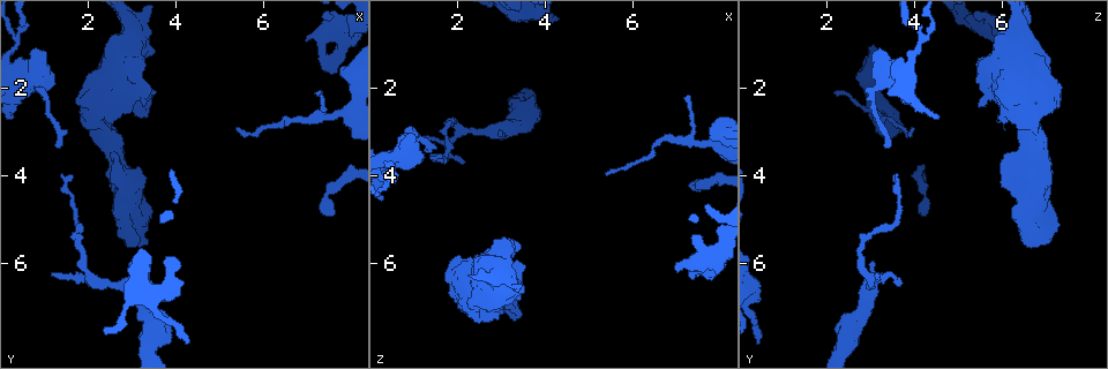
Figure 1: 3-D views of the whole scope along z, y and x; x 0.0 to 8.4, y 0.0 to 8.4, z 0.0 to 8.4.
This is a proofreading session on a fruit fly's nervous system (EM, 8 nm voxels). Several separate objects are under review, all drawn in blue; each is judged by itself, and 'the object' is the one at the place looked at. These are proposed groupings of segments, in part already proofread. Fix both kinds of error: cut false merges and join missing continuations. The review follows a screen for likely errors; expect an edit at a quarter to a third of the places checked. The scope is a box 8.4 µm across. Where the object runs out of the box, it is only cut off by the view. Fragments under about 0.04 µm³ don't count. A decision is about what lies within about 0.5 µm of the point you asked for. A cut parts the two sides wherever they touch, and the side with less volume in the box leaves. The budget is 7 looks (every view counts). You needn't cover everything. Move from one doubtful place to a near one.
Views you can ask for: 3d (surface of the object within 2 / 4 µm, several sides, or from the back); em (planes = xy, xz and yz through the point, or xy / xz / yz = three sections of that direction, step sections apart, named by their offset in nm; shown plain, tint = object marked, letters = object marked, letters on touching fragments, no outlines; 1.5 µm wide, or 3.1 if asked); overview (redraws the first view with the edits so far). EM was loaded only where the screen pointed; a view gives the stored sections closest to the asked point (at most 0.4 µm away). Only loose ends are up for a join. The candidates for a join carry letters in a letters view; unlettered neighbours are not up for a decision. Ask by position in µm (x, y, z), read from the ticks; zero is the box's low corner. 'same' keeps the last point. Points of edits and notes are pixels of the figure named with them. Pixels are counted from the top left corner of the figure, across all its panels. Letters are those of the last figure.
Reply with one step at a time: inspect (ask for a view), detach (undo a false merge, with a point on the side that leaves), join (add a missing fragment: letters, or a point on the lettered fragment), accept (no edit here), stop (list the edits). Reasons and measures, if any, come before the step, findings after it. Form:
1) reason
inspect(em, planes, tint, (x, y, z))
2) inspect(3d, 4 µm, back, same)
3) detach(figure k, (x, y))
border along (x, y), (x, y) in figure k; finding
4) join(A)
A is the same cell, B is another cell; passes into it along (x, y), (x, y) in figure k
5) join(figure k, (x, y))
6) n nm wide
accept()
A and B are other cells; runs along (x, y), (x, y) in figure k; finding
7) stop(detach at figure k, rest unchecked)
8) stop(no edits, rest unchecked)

an open end
inspect(em, planes, letters, (5.40, 2.95, 4.05))

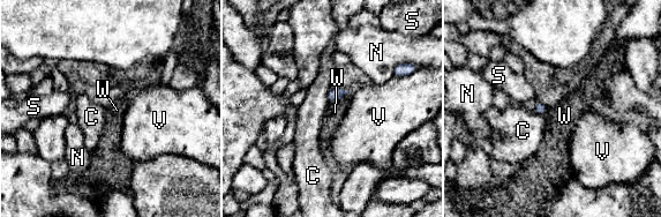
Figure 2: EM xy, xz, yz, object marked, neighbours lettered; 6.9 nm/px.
70 nm wide; W touches over 150 nm
accept()
C, N, S, V and W are other cells; none of them fits

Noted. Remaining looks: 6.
branch stops here
inspect(3d, 4 µm, (3.20, 2.35, 5.55))

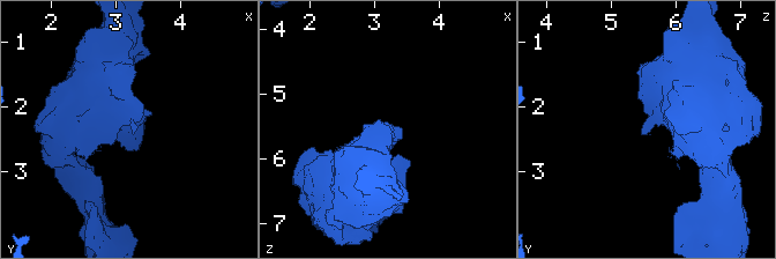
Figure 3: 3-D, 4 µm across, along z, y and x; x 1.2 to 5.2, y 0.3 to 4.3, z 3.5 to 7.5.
need the tissue
inspect(em, planes, plain, (3.25, 2.45, 5.50))

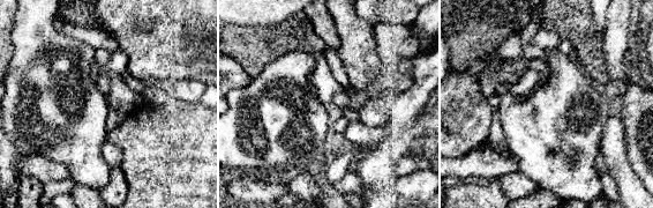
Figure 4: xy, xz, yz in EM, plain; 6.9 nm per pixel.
inspect(em, planes, letters, same)

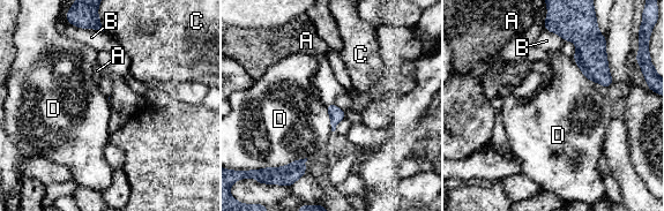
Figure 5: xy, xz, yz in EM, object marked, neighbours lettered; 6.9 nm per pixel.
accept()
A, B, C and D are other cells; no lettered fragment goes on from it

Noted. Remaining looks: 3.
branch stops here
inspect(3d, 2 µm, (6.95, 0.85, 6.05))

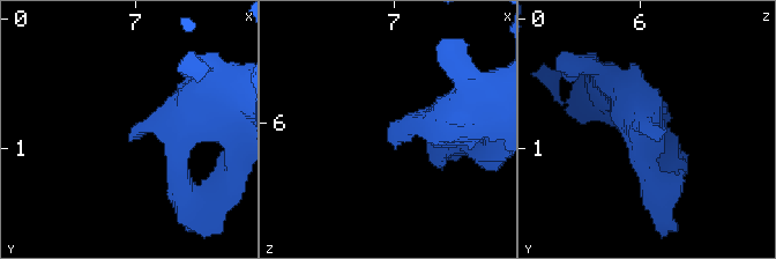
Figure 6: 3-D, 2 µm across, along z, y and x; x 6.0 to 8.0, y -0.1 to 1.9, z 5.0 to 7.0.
now the EM
inspect(em, xz, step 8, letters, (6.92, 0.88, 6.08))

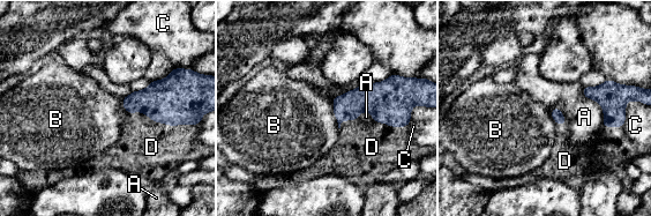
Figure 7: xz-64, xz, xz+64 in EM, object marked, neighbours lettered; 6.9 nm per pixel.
inspect(em, planes, letters, same)

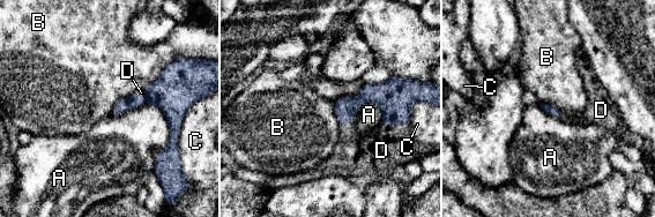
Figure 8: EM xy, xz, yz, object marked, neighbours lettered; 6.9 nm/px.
join(D)
D is the same cell, A, B and C are other cells; it goes on there

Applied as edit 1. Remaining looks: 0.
stop(join at figure 8, rest unchecked)

